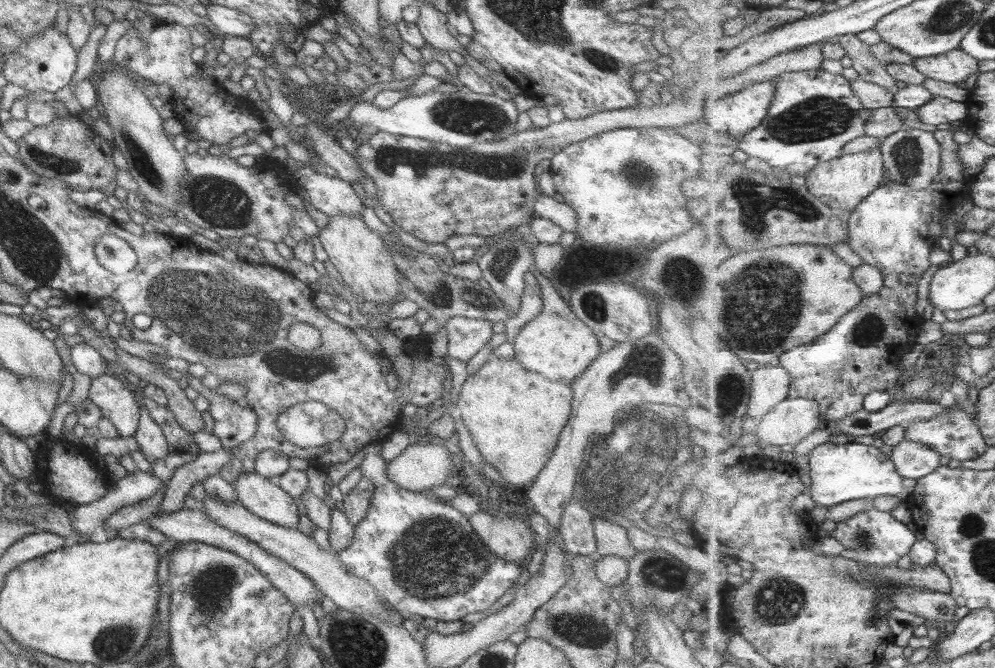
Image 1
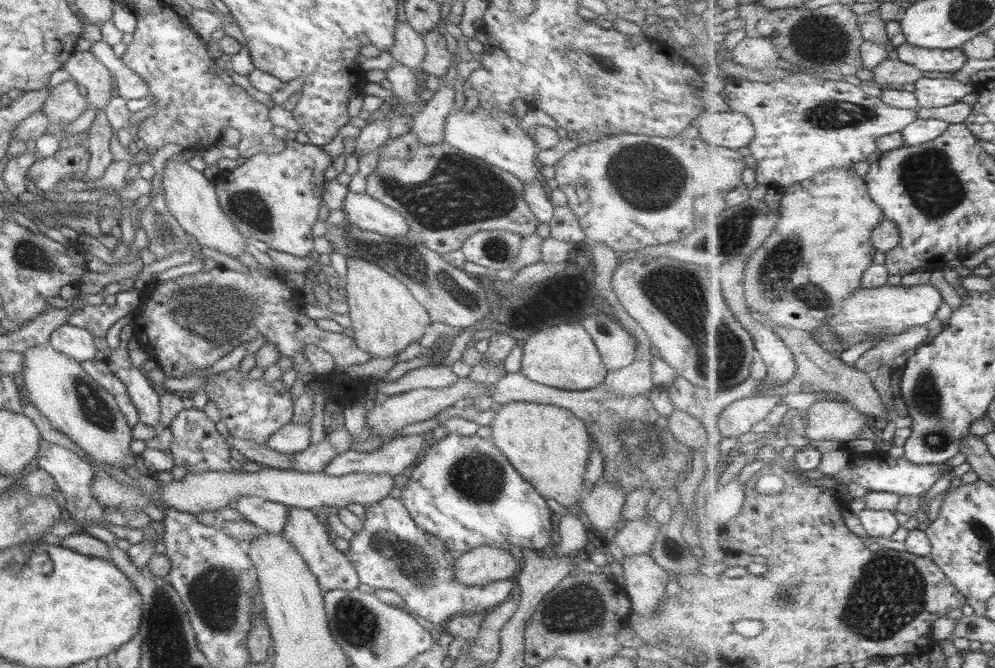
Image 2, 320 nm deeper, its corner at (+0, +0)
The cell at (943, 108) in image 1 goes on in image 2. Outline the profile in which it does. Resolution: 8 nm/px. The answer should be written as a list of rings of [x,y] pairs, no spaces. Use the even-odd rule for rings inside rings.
[[[927,75],[917,81],[914,93],[920,107],[933,108],[949,106],[975,92],[975,84],[965,84],[960,78],[944,75]]]

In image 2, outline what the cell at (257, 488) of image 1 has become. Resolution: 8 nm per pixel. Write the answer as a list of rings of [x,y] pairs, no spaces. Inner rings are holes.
[[[287,507],[288,517],[281,530],[281,534],[293,545],[295,552],[305,561],[307,568],[317,579],[318,587],[323,591],[350,591],[357,588],[358,576],[353,565],[345,554],[339,552],[335,545],[329,540],[321,517],[317,517],[300,508]]]

